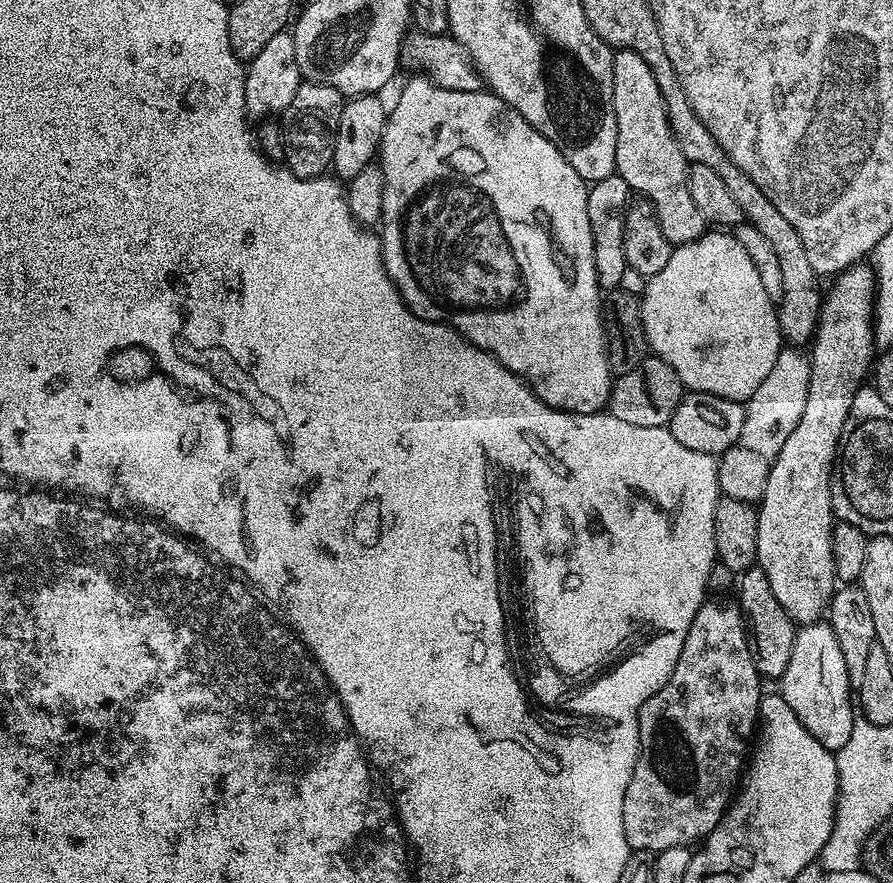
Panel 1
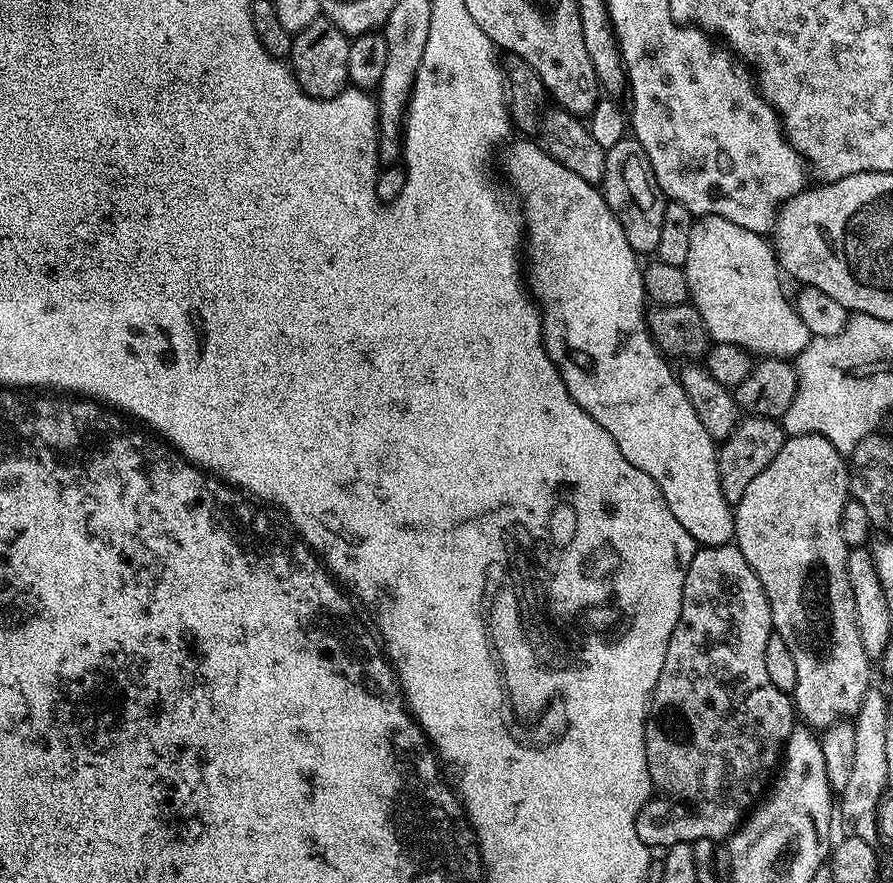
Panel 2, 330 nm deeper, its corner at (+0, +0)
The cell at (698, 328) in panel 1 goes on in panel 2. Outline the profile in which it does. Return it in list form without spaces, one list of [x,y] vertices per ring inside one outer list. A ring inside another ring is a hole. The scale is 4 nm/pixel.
[[[721,216],[693,219],[690,255],[686,258],[683,269],[690,303],[698,310],[698,314],[702,314],[702,322],[715,343],[738,345],[760,358],[795,358],[812,340],[810,330],[806,330],[806,322],[802,322],[789,298],[787,300],[784,297],[784,288],[780,285],[782,269],[776,258],[775,247],[757,232],[746,230]]]

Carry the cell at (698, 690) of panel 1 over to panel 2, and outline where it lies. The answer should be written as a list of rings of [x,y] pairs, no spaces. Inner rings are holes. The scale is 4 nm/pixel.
[[[732,542],[697,547],[694,558],[686,570],[686,582],[682,586],[682,610],[678,614],[678,626],[674,626],[674,634],[670,634],[670,646],[666,646],[666,662],[662,662],[662,674],[658,674],[658,682],[652,691],[648,720],[644,724],[646,762],[652,775],[654,789],[652,799],[645,804],[636,819],[638,838],[644,843],[645,848],[666,850],[675,844],[691,844],[692,841],[702,838],[723,841],[725,838],[731,837],[745,817],[751,813],[757,801],[765,795],[766,789],[781,763],[784,745],[787,744],[790,734],[794,730],[794,724],[792,724],[792,716],[794,720],[793,697],[789,693],[778,690],[778,686],[774,686],[774,682],[770,682],[770,673],[766,670],[766,646],[768,639],[773,634],[770,602],[766,598],[762,582],[758,582],[754,570],[746,562],[746,558],[742,558],[742,550]]]

